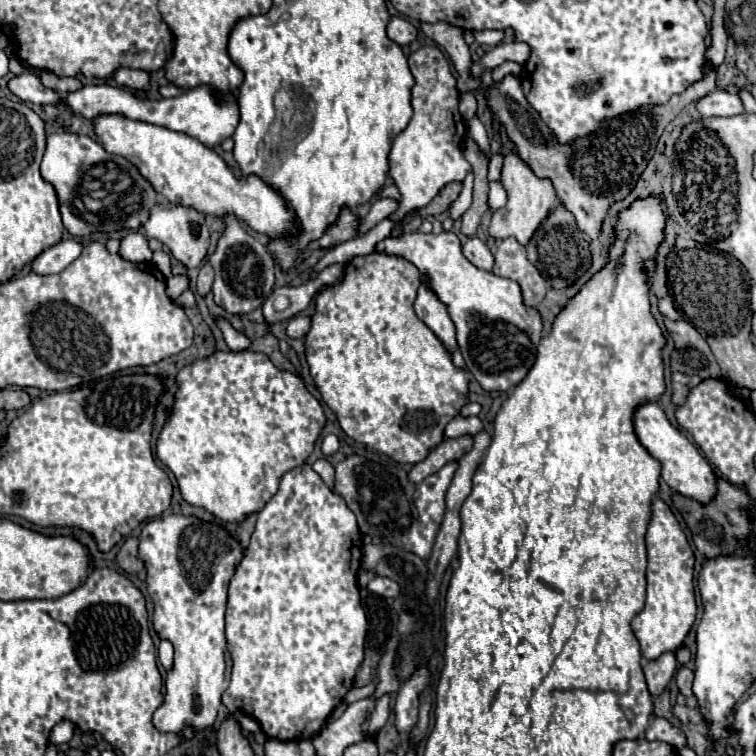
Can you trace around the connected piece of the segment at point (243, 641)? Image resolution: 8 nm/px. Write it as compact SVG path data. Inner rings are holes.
M308 464L286 472L282 476L278 492L268 500L268 504L258 514L258 522L256 522L256 530L252 534L250 546L246 548L244 560L240 562L232 578L230 594L228 594L228 610L226 610L226 632L228 632L228 646L230 646L234 666L232 666L230 686L222 694L222 702L228 710L240 710L248 714L250 718L254 718L262 726L268 738L302 740L302 738L316 736L316 732L320 732L320 728L326 724L332 710L342 702L346 692L352 688L356 670L364 660L364 638L366 638L366 628L368 628L366 614L360 602L360 590L356 584L356 572L360 568L360 558L362 558L362 540L360 540L356 516L348 510L344 500L336 492L332 492L320 480L320 476L312 472Z

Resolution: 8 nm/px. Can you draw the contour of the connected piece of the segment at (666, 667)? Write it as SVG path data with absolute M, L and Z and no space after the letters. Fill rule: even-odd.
M672 652L662 654L658 660L646 662L644 676L646 676L646 682L648 682L650 694L660 696L666 690L668 682L672 680L674 672L676 672L676 656Z

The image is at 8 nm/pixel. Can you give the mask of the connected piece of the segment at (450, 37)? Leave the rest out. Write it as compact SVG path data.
M422 22L420 28L428 38L432 38L440 48L444 48L448 52L448 56L450 56L450 60L458 72L460 92L472 92L474 88L482 86L480 80L472 80L470 50L468 50L468 44L464 42L462 30L458 26L452 26L448 22L436 22L436 24Z

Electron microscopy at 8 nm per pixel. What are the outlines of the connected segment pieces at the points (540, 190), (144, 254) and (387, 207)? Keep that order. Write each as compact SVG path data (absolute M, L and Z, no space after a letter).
M500 126L500 136L502 136L502 154L504 154L504 168L502 168L500 182L508 194L508 204L492 214L488 232L496 240L514 236L520 244L528 244L528 240L532 238L532 234L536 232L536 228L540 226L544 216L548 216L548 212L552 212L552 208L556 206L556 192L548 178L538 178L532 172L532 168L520 158L514 142L506 136L504 126Z
M132 230L122 238L118 254L130 262L150 262L152 260L152 250L148 248L148 240L140 230Z
M380 198L372 204L372 210L368 212L368 216L360 222L358 226L358 236L364 236L368 230L372 230L380 220L384 220L388 214L392 214L398 208L398 202L388 200L388 198Z

